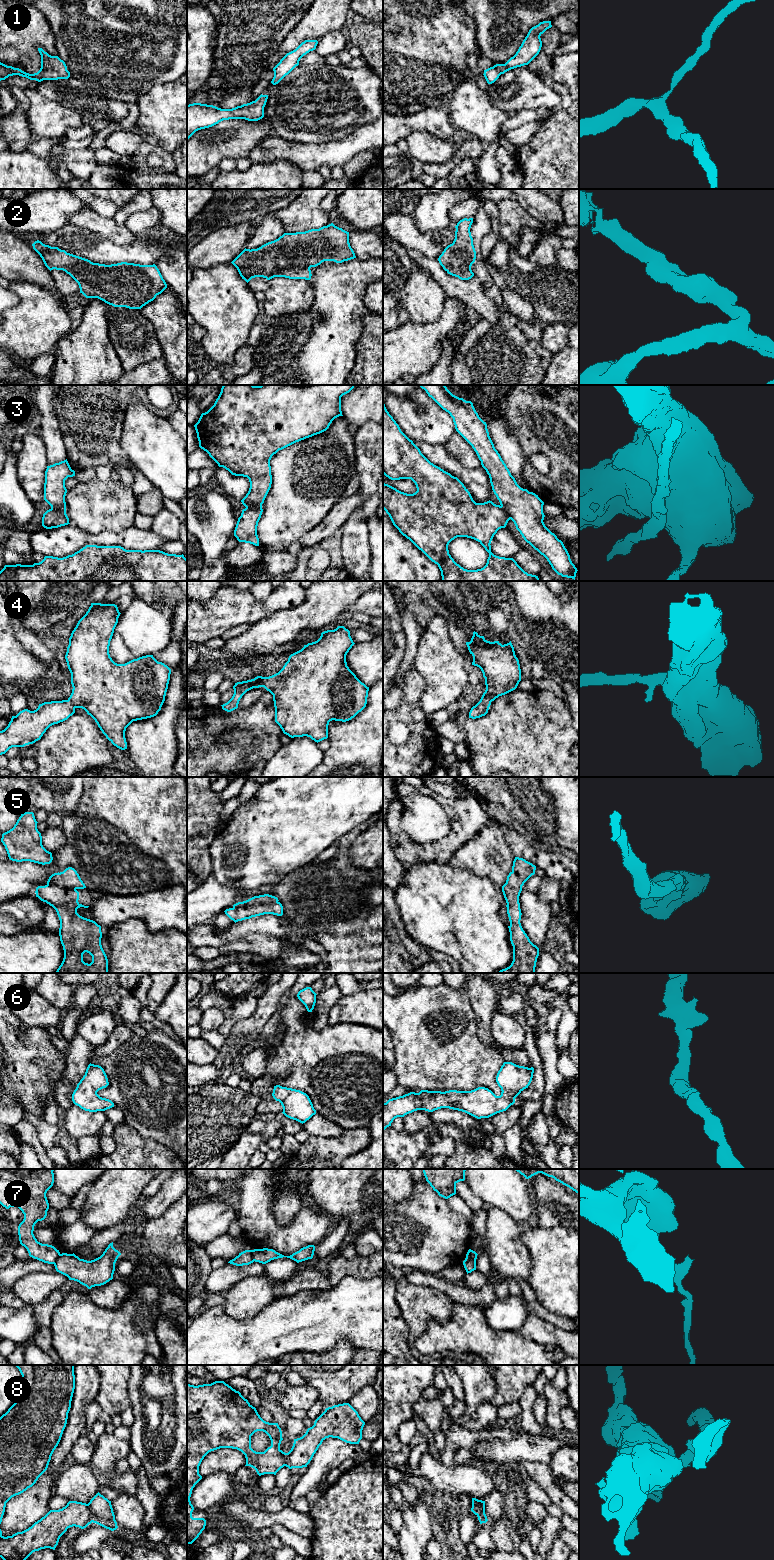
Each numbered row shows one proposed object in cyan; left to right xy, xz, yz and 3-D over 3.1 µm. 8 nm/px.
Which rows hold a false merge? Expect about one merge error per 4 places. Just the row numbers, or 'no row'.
3, 7, 8

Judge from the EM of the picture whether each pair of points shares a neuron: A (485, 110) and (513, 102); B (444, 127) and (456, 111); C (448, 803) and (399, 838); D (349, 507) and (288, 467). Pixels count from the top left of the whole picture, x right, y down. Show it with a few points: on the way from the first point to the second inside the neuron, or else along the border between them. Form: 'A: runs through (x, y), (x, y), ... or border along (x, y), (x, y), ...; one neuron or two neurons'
A: border along (484, 90), (495, 106), (514, 113); two neurons
B: border along (447, 110), (450, 122), (456, 128); two neurons
C: runs through (455, 824), (455, 833), (439, 849), (420, 849); one neuron
D: border along (339, 498), (323, 518); two neurons

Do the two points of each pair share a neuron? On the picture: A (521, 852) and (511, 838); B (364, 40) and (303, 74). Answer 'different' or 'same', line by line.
A: same
B: different

